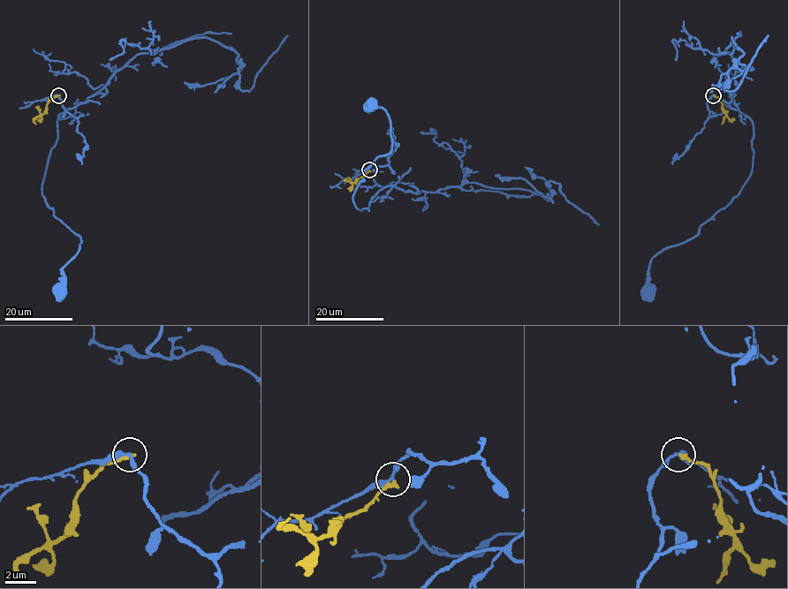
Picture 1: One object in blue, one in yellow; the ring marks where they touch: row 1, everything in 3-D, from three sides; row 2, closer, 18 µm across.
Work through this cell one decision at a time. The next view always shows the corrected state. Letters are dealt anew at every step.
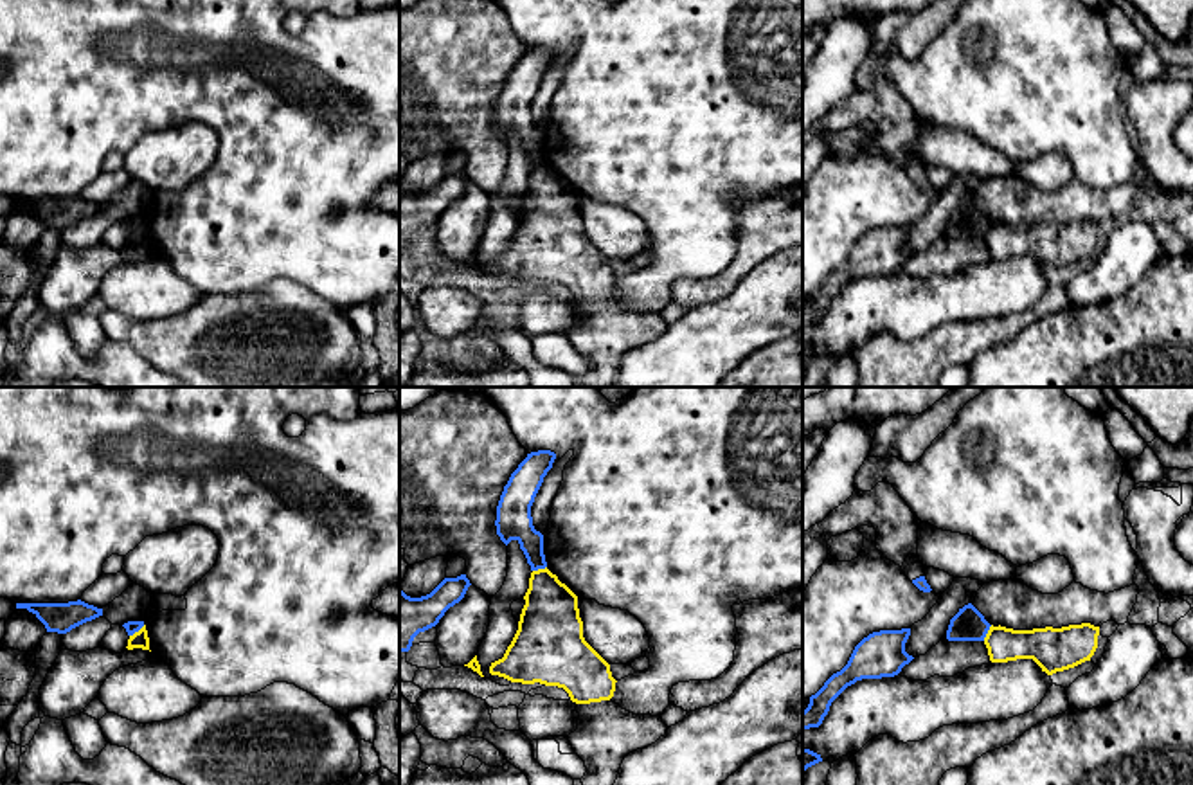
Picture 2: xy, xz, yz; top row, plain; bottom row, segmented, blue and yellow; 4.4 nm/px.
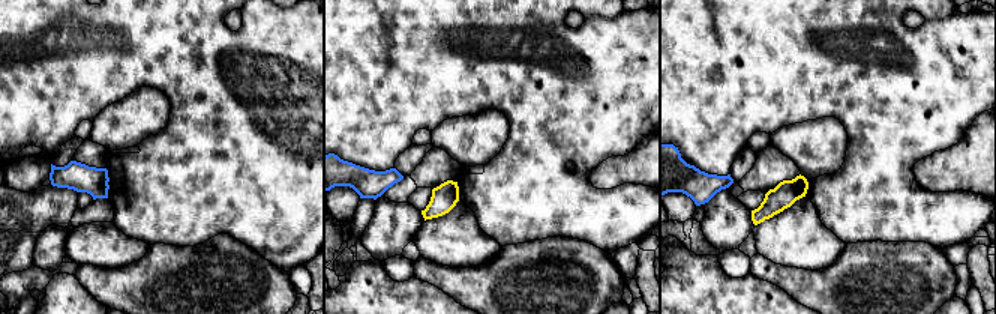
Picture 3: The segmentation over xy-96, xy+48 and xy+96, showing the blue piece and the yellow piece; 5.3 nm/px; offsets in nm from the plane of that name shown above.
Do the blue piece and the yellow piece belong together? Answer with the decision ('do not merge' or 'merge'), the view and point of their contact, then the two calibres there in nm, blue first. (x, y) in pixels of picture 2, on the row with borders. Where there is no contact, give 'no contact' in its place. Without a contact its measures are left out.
do not merge; contact yz (986, 632); calibres 150 and 150 nm

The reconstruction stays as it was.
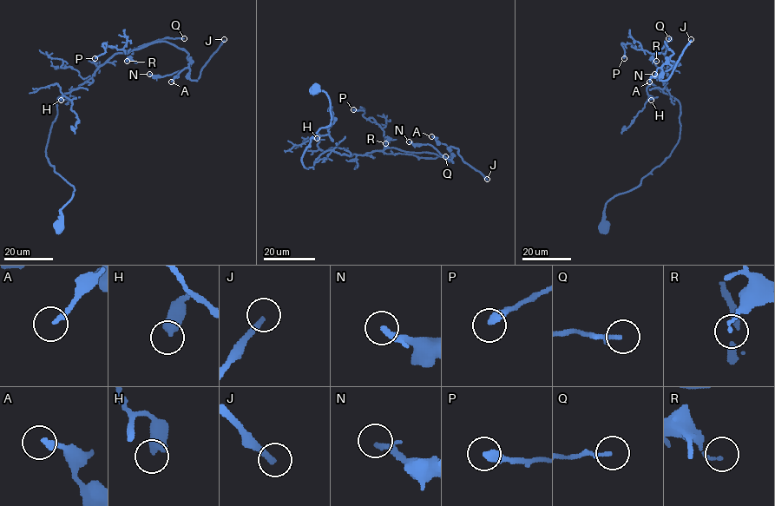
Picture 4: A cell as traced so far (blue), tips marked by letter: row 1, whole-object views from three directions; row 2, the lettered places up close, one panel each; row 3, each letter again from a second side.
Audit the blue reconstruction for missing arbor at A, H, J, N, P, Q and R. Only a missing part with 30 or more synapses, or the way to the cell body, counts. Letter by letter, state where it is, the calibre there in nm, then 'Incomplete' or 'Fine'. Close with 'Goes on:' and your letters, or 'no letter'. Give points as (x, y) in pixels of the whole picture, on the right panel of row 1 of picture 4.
A: Place: (649, 82). Thickness 200 nm. Fine
H: Place: (651, 100). Thickness 500 nm. Fine
J: Place: (691, 39). Thickness 240 nm. Incomplete
N: Place: (654, 74). Thickness 160 nm. Incomplete
P: Place: (624, 58). Thickness 360 nm. Incomplete
Q: Place: (668, 38). Thickness 170 nm. Fine
R: Place: (656, 61). Thickness 110 nm. Fine
Goes on: J, N, P

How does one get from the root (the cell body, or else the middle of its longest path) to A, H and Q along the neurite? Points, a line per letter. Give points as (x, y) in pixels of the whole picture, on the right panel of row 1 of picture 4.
A: (603, 227), (605, 204), (636, 187), (679, 139), (680, 103), (662, 90), (665, 42), (673, 54), (649, 82)
H: (603, 227), (605, 204), (636, 187), (669, 156), (679, 139), (680, 103), (661, 88), (648, 96), (651, 100)
Q: (603, 227), (605, 204), (636, 187), (679, 139), (680, 103), (662, 90), (668, 38)

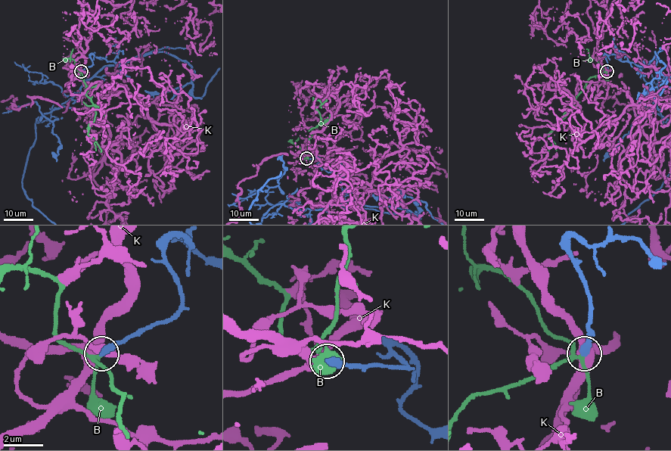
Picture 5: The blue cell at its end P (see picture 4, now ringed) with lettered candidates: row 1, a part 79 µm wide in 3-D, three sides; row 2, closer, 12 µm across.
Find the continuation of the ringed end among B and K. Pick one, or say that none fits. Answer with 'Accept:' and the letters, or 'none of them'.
Accept: B

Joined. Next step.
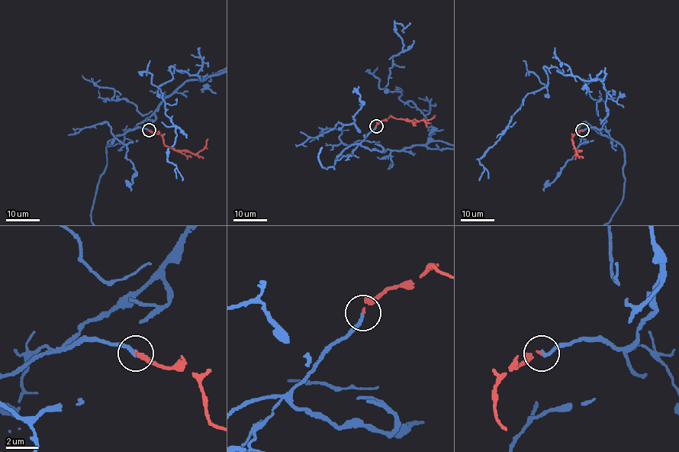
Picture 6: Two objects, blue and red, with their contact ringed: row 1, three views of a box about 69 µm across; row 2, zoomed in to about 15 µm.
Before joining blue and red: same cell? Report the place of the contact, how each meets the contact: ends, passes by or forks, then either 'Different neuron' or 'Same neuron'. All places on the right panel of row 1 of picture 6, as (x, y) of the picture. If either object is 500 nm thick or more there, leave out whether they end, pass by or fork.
Place: (582, 130). At the ring blue ends. At the ring red ends. Same neuron

